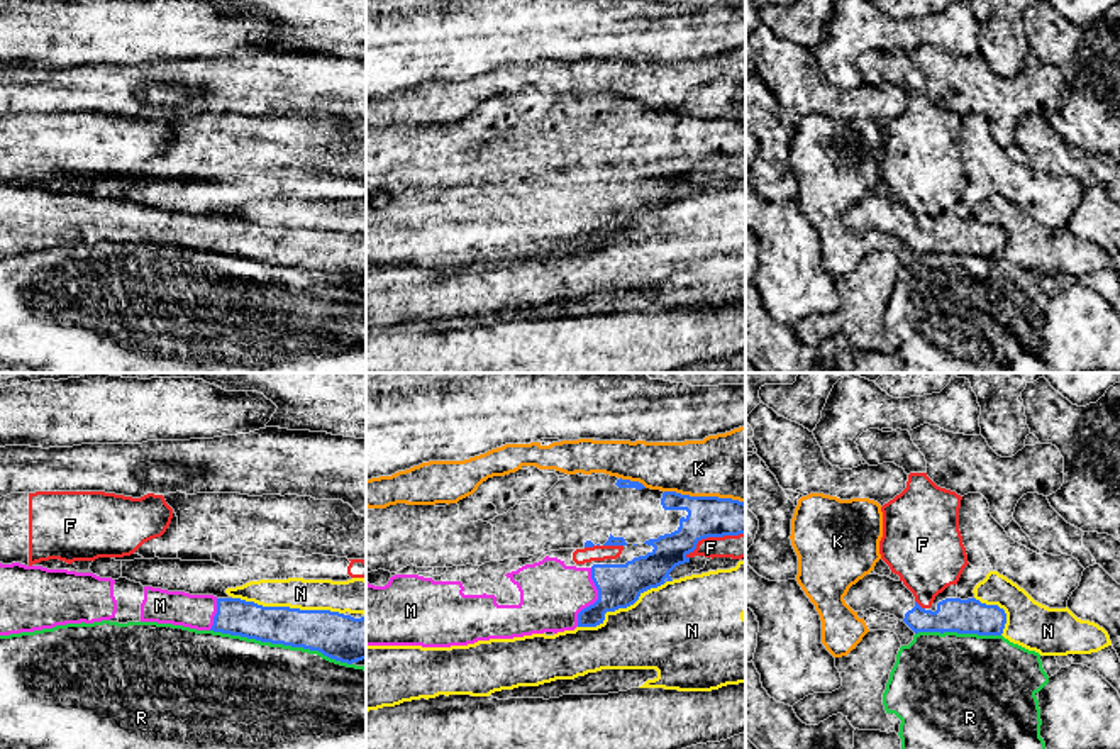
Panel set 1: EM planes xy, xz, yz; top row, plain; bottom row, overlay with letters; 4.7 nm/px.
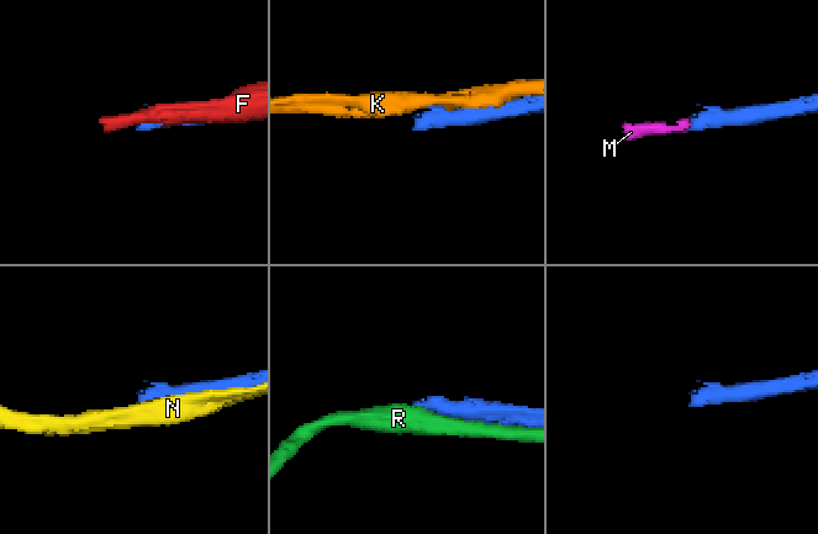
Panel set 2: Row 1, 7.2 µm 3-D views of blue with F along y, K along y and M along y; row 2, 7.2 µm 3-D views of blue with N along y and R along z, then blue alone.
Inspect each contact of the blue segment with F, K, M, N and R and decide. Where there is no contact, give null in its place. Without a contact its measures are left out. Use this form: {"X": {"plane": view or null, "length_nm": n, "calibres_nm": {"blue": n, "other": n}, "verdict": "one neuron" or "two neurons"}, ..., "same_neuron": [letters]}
{"F": {"plane": "xz", "length_nm": 300, "calibres_nm": {"blue": 190, "other": 110}, "verdict": "two neurons"}, "K": {"plane": "xz", "length_nm": 380, "calibres_nm": {"blue": 190, "other": 340}, "verdict": "two neurons"}, "M": {"plane": "xz", "length_nm": 280, "calibres_nm": {"blue": 200, "other": 300}, "verdict": "one neuron"}, "N": {"plane": "xy", "length_nm": 550, "calibres_nm": {"blue": 200, "other": 140}, "verdict": "two neurons"}, "R": {"plane": "xy", "length_nm": 700, "calibres_nm": {"blue": 200, "other": 480}, "verdict": "two neurons"}, "same_neuron": ["M"]}

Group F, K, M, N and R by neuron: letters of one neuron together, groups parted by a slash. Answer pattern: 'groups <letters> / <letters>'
groups F / K / M / N / R

